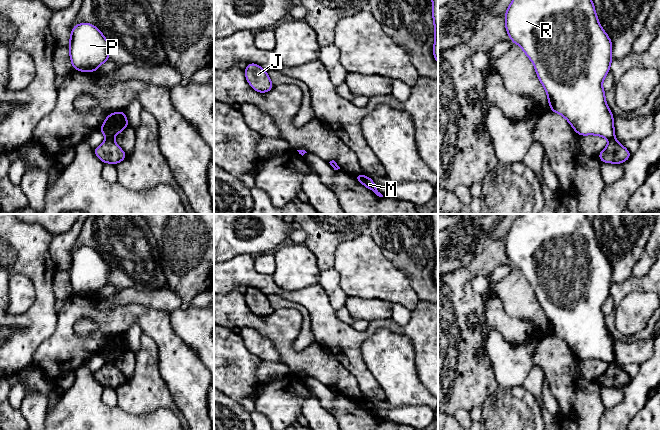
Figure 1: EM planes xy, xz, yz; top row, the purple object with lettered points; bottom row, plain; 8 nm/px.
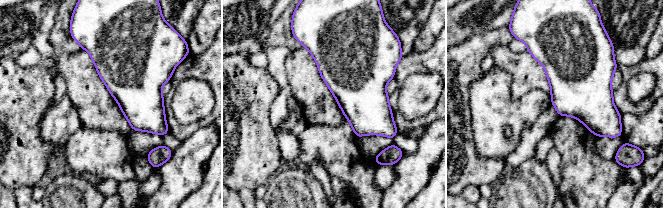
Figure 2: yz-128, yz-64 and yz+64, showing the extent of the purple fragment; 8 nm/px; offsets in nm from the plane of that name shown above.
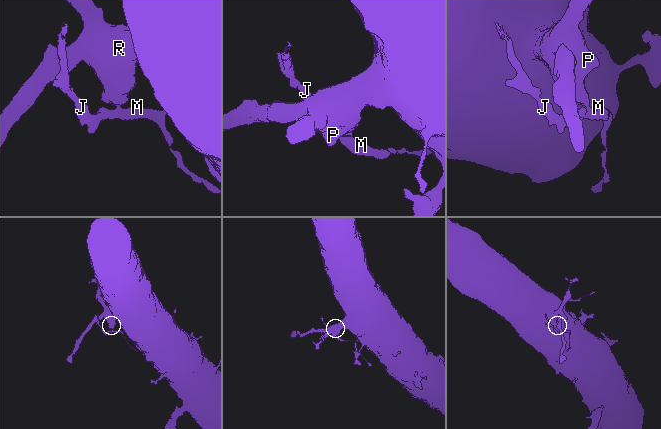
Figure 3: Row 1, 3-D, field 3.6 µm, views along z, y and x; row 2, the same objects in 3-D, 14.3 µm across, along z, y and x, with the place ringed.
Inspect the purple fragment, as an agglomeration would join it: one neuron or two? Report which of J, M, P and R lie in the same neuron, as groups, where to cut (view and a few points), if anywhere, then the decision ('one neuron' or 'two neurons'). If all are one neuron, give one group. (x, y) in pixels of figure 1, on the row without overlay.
J M / P R | xy (107, 362), (112, 363) | two neurons

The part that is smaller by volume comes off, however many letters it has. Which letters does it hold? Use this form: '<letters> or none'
J, M

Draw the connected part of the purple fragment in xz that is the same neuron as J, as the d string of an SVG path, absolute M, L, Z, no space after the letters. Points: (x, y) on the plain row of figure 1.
M255 287L247 288L245 302L250 310L259 317L269 316L274 311L268 296Z

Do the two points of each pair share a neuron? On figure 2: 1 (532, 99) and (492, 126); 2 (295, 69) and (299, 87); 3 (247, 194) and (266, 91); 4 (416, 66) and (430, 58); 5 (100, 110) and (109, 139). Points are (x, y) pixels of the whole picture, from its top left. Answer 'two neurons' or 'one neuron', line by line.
1: one neuron
2: one neuron
3: two neurons
4: one neuron
5: two neurons

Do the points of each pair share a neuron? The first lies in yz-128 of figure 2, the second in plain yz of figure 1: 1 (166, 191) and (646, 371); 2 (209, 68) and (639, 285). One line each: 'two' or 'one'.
1: one
2: one

